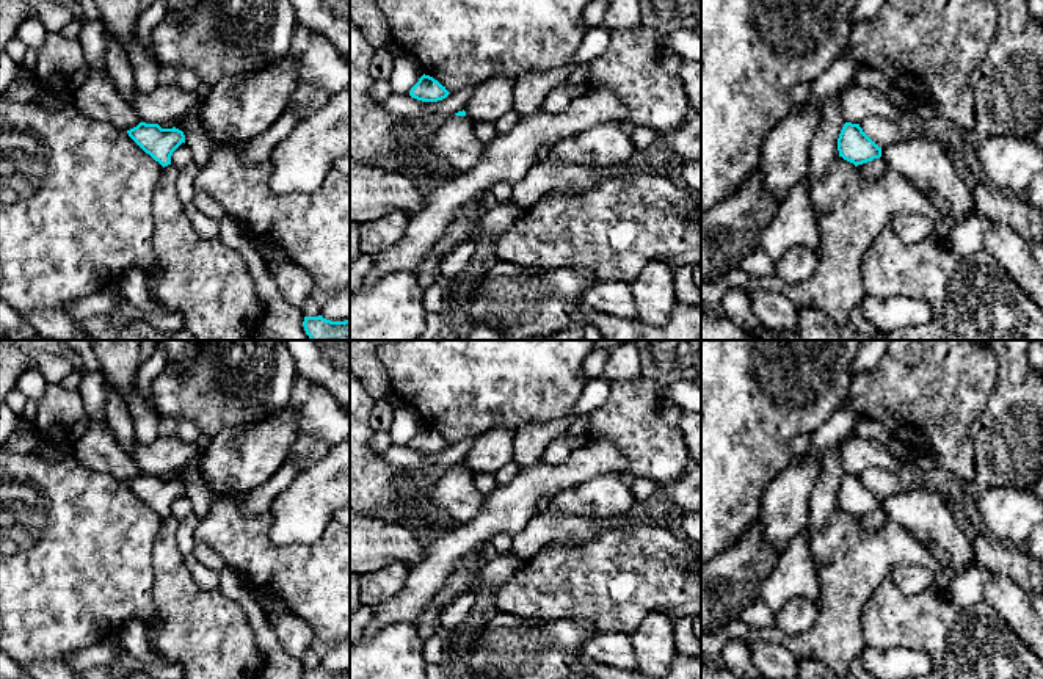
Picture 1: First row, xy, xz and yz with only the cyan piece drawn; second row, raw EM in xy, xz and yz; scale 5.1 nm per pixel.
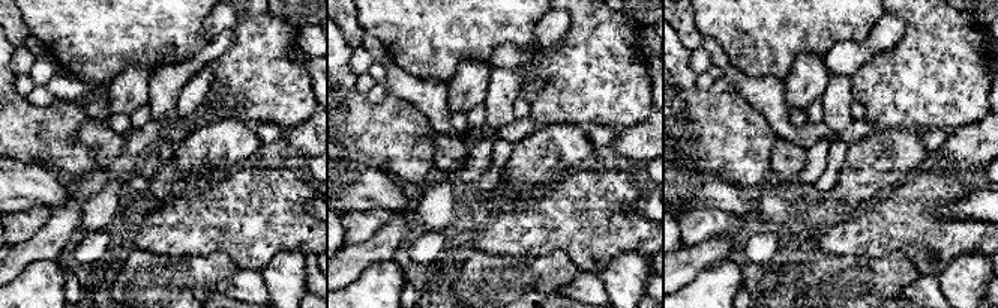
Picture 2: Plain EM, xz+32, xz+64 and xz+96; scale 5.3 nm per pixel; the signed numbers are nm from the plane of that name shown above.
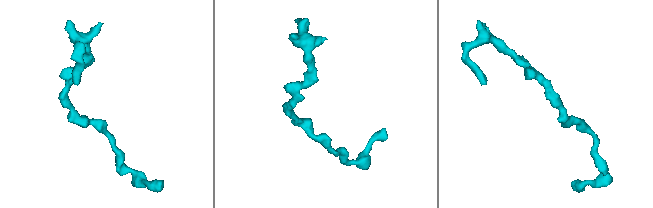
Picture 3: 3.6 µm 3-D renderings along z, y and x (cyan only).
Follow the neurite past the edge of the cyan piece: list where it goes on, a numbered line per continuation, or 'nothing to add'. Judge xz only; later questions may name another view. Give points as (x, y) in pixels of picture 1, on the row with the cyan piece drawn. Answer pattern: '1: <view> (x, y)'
nothing to add

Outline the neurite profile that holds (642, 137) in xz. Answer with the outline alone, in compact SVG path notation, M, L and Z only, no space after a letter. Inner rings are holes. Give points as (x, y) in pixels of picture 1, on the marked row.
M626 125L626 133L637 151L645 151L652 146L662 135L645 125Z

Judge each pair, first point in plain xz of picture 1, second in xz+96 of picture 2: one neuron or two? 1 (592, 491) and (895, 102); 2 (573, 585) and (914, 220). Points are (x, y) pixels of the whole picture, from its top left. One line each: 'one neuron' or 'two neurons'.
1: two neurons
2: one neuron

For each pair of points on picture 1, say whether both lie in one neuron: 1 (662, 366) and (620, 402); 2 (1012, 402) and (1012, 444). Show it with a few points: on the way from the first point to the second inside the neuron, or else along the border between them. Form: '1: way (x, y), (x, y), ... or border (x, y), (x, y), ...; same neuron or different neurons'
1: border (640, 373), (654, 380), (662, 388); different neurons
2: way (1012, 413), (1012, 433); same neuron

